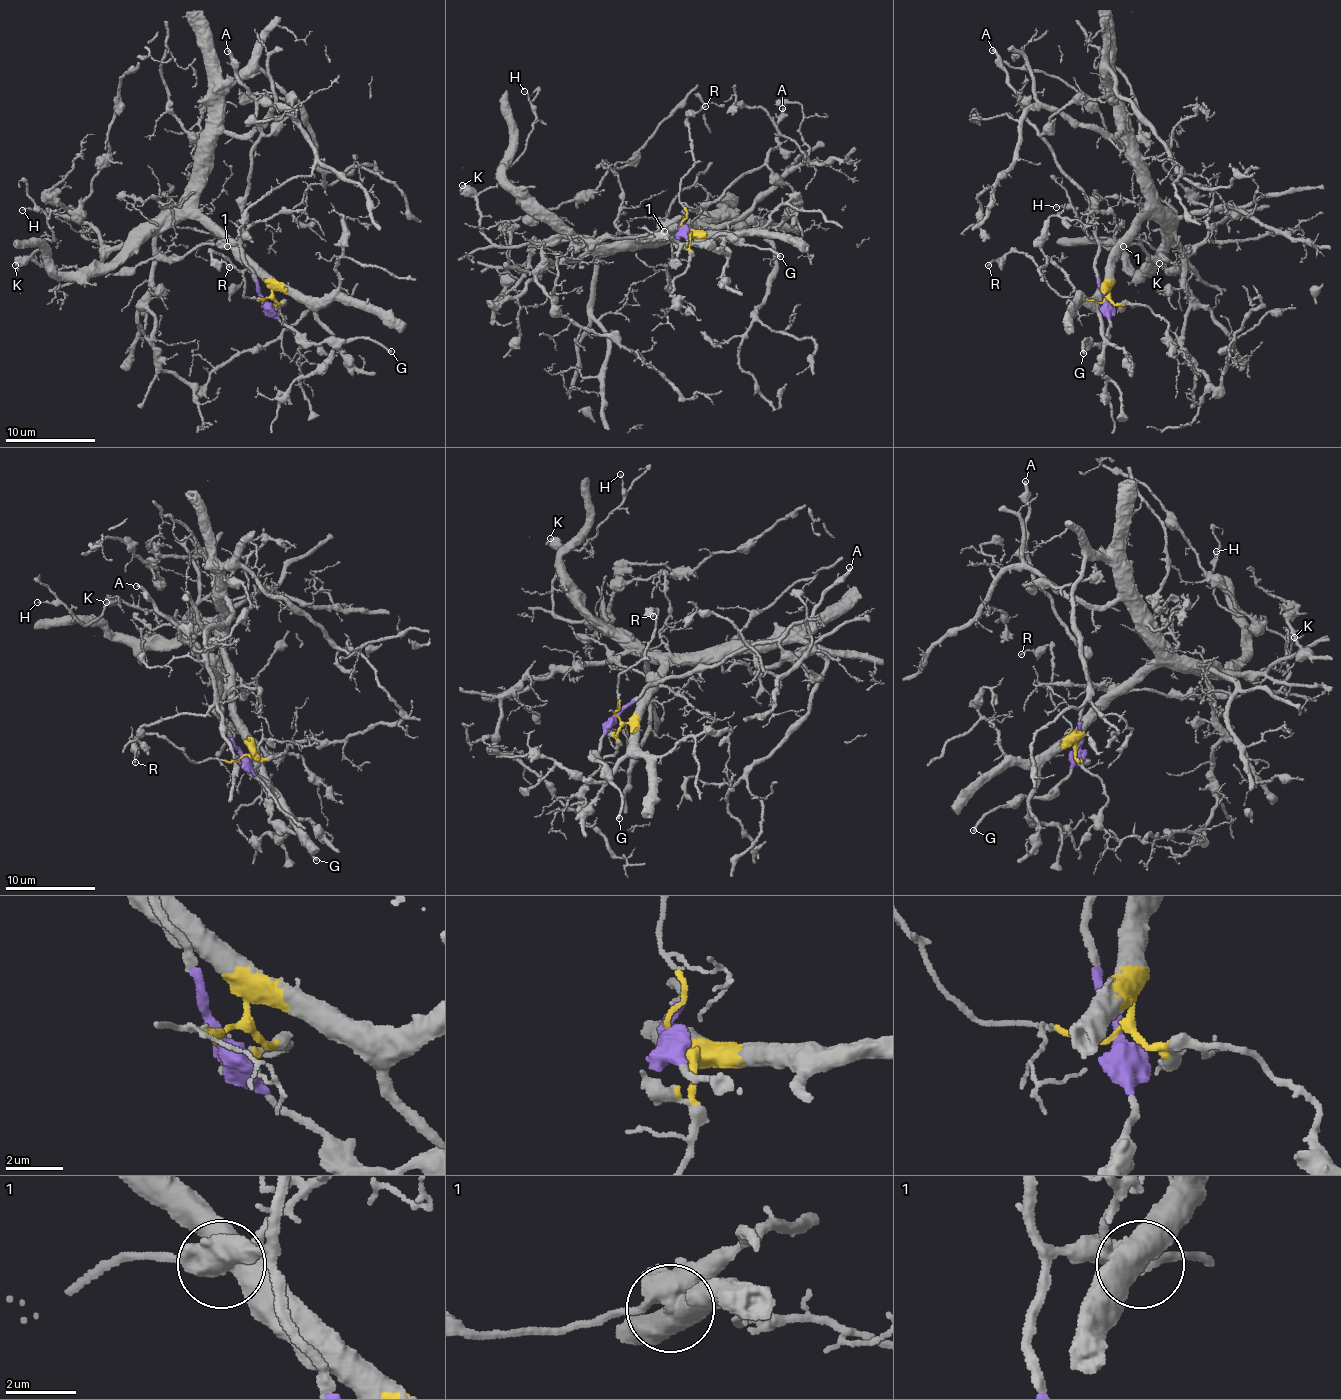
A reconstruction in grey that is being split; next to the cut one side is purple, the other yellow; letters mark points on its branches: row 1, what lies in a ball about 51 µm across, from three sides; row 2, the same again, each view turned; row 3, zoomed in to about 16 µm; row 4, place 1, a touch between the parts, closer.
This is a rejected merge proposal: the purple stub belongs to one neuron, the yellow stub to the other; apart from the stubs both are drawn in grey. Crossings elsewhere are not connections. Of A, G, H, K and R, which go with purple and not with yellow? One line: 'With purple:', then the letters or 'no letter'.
With purple: A, G

